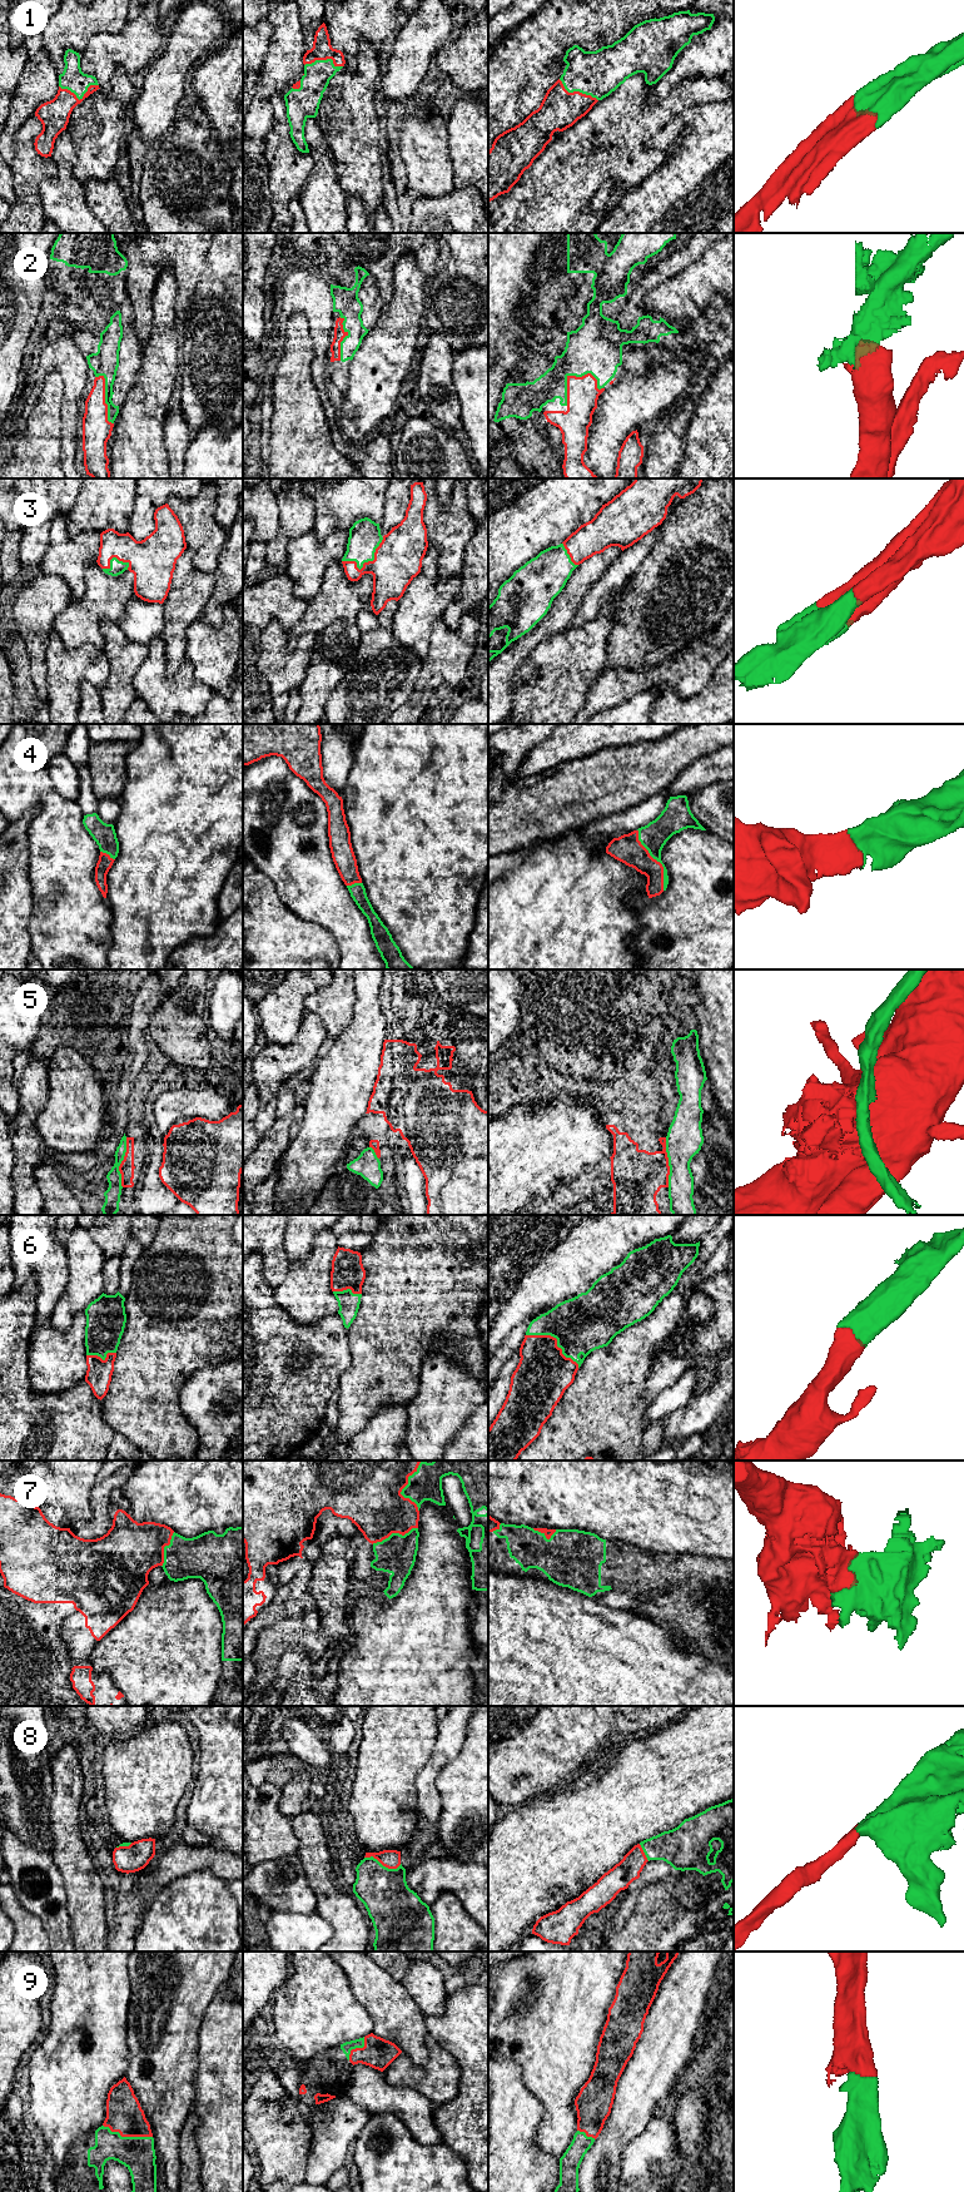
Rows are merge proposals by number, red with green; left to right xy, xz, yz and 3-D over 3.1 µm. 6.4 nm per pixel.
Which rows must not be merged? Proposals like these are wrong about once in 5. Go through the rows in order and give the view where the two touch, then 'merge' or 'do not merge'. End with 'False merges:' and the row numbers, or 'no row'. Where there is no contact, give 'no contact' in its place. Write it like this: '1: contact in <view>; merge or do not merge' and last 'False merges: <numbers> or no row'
1: contact in xy; merge
2: contact in yz; merge
3: contact in xz; merge
4: contact in yz; merge
5: contact in xy; do not merge
6: contact in yz; merge
7: contact in xz; merge
8: contact in xz; merge
9: contact in xy; merge
False merges: 5

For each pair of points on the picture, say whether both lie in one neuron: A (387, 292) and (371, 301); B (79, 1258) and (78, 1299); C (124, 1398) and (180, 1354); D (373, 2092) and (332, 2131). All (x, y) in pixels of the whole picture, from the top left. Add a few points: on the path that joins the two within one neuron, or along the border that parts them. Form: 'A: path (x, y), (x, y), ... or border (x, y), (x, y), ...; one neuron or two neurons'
A: border (369, 273), (379, 297), (386, 303); two neurons
B: path (79, 1268), (79, 1289); one neuron
C: path (138, 1387), (167, 1358); one neuron
D: border (344, 2093), (372, 2114); two neurons

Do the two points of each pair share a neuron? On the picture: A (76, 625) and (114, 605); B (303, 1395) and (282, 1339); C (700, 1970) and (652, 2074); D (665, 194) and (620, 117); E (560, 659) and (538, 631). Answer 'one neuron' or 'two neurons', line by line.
A: one neuron
B: one neuron
C: one neuron
D: two neurons
E: two neurons

